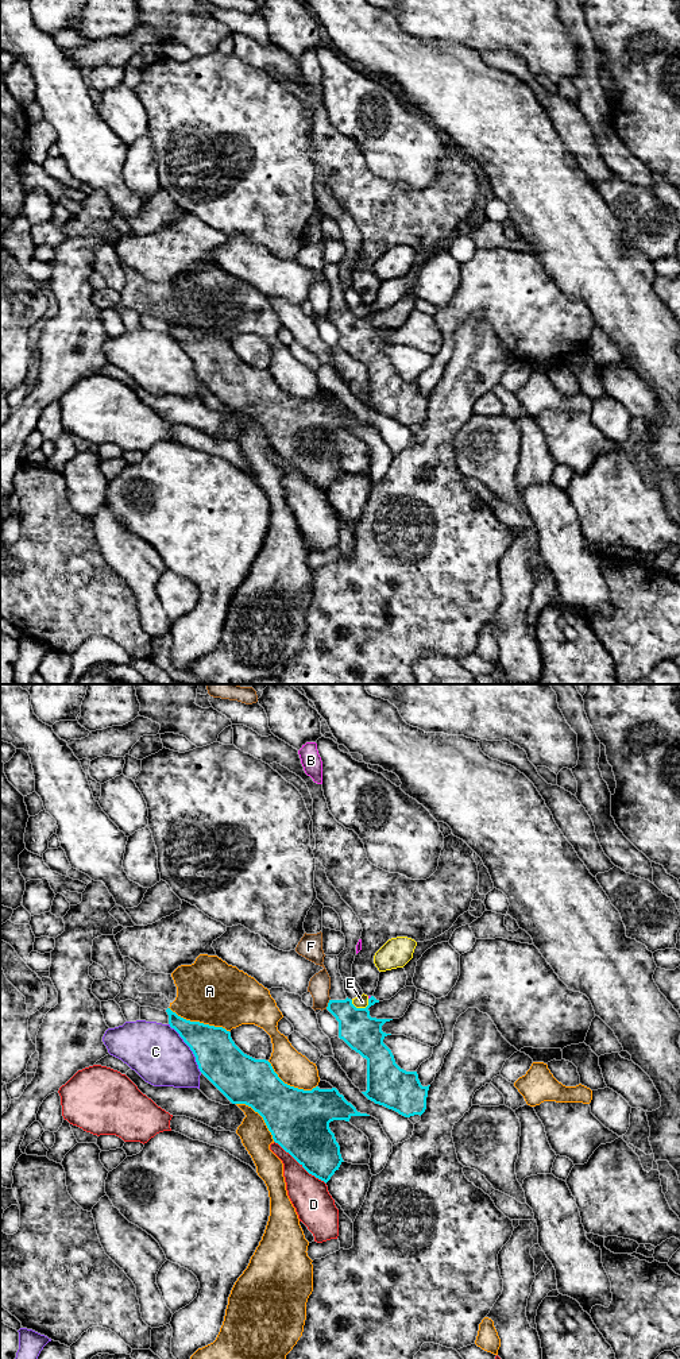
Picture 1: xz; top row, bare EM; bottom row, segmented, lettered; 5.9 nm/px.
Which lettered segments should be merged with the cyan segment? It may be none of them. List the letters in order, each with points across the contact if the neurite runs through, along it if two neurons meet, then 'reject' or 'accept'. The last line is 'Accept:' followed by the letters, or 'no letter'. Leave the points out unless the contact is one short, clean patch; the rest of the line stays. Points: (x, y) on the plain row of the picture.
A: reject
B: border along xz (371, 305), (369, 308); reject
C: reject
D: reject
E: reject
F: border along xz (329, 308), (325, 317); reject
Accept: no letter

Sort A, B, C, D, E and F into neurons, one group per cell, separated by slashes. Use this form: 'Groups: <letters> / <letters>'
Groups: A F / B / C / D / E

